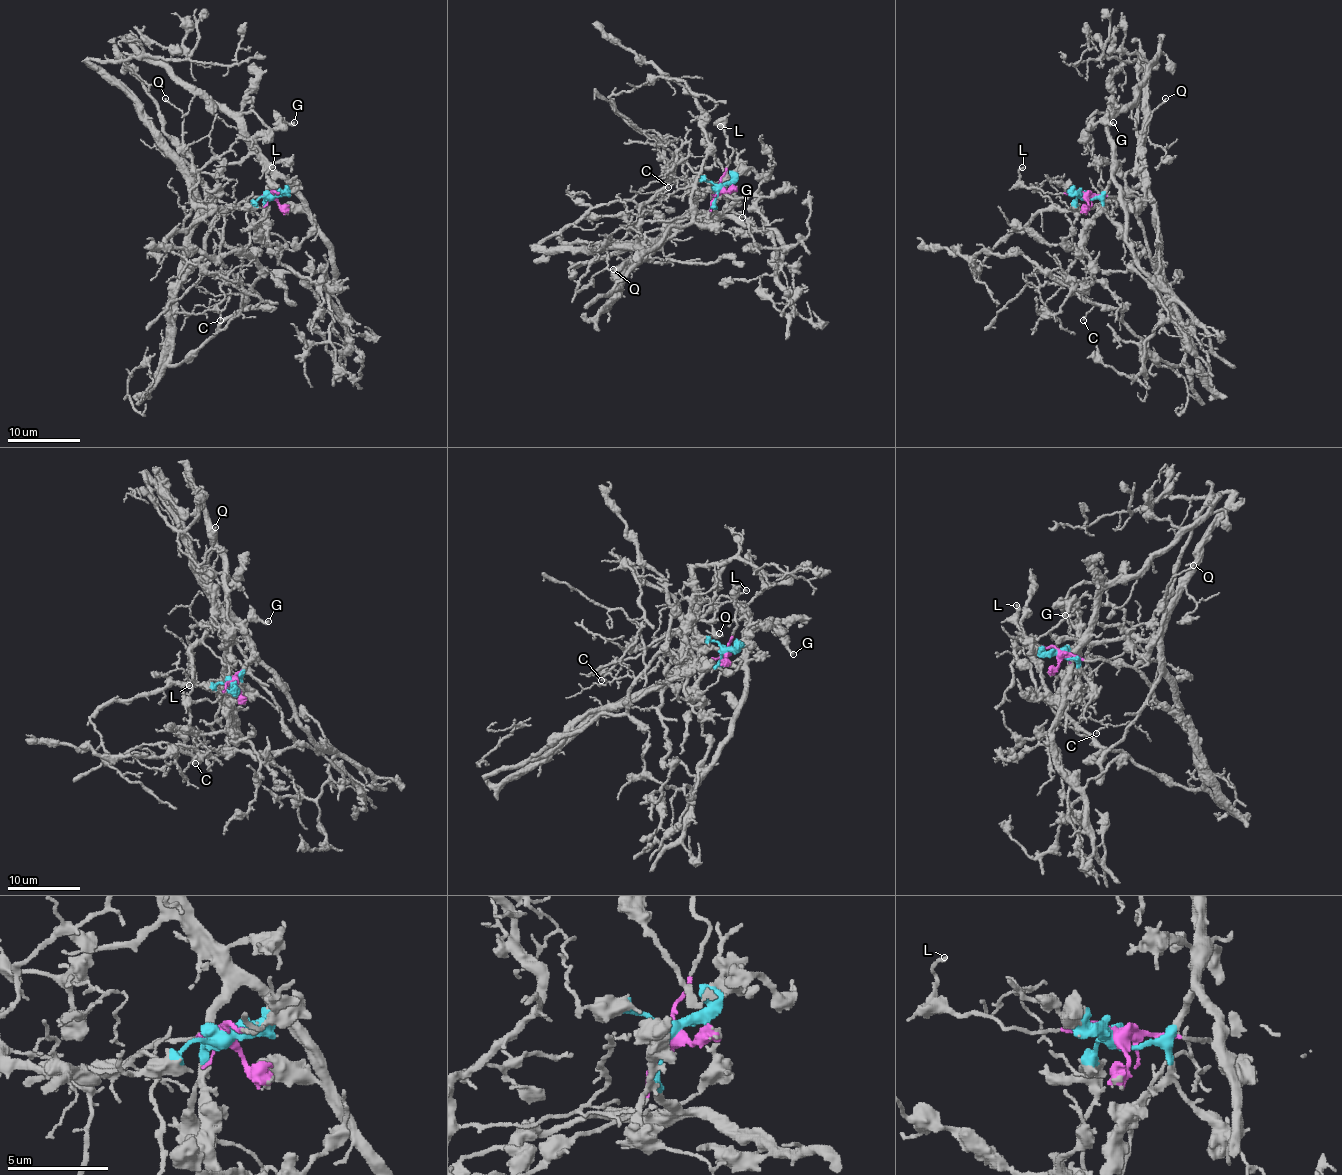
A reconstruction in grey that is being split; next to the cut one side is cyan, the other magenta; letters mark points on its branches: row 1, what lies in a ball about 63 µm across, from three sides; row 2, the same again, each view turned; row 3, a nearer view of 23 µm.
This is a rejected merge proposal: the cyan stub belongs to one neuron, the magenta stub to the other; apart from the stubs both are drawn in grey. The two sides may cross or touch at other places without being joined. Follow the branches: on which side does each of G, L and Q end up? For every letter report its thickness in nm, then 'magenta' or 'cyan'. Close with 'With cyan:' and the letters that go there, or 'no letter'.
G: 240 nm | cyan
L: 160 nm | magenta
Q: 140 nm | cyan
With cyan: G, Q

